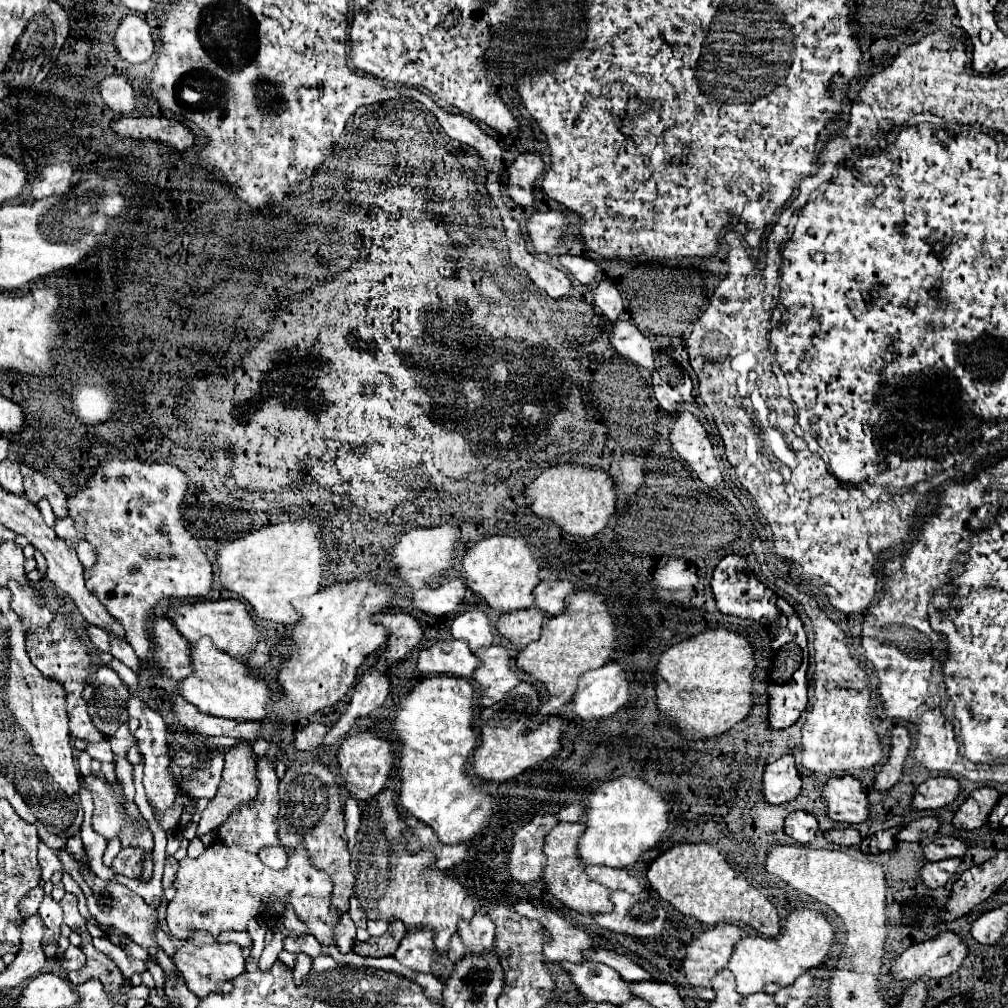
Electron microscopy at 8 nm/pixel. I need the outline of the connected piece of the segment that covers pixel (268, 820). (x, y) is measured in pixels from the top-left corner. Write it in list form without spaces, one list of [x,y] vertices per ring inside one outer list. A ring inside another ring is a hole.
[[[274,734],[268,754],[264,758],[258,758],[260,788],[258,788],[258,798],[256,798],[254,806],[250,806],[250,808],[244,806],[240,810],[234,810],[230,814],[230,818],[220,826],[220,834],[218,834],[216,842],[212,846],[208,846],[202,856],[180,860],[180,868],[178,868],[178,874],[176,874],[176,880],[174,880],[176,896],[174,896],[174,900],[170,902],[170,906],[166,910],[166,924],[168,924],[168,930],[170,930],[172,936],[176,936],[180,940],[188,940],[198,930],[210,932],[212,936],[220,936],[226,930],[246,930],[246,924],[250,920],[260,920],[260,918],[266,924],[276,924],[278,916],[272,912],[272,902],[270,902],[270,898],[274,898],[284,908],[290,904],[294,914],[300,918],[300,922],[306,924],[310,934],[322,946],[336,946],[334,928],[340,924],[340,914],[330,904],[330,890],[334,888],[334,884],[332,884],[332,878],[324,870],[318,870],[314,866],[314,862],[310,862],[310,854],[308,854],[304,842],[298,844],[294,850],[286,848],[288,866],[284,870],[268,868],[266,864],[262,864],[262,860],[258,856],[258,852],[262,848],[280,844],[280,838],[278,838],[278,816],[276,816],[278,810],[280,810],[280,798],[278,798],[278,776],[274,772],[276,754],[278,754],[278,742],[280,742],[280,736]]]

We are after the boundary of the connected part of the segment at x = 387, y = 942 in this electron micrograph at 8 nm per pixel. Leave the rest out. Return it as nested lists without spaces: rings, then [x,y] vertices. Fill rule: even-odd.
[[[390,922],[388,930],[382,936],[372,938],[370,942],[356,942],[352,950],[362,956],[374,956],[374,958],[392,956],[404,934],[406,934],[406,926],[402,926],[398,922]]]

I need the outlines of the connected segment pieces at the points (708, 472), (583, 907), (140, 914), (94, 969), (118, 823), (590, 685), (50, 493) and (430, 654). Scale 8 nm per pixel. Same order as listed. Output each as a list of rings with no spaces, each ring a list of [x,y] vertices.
[[[686,410],[674,414],[674,418],[676,420],[670,426],[670,444],[680,460],[690,464],[694,474],[710,488],[726,486],[714,454],[712,436],[702,422]]]
[[[560,822],[546,836],[544,852],[548,856],[548,864],[542,878],[548,890],[552,890],[552,894],[568,908],[574,908],[580,914],[610,912],[614,908],[614,904],[610,902],[610,890],[606,890],[606,886],[598,886],[598,882],[590,882],[590,878],[586,878],[586,866],[582,866],[582,858],[578,858],[580,836],[582,836],[582,822]]]
[[[64,850],[58,852],[58,858],[60,858],[64,870],[80,884],[80,888],[82,888],[82,892],[84,892],[84,896],[86,896],[86,904],[88,904],[90,914],[92,914],[100,924],[104,924],[104,920],[106,920],[108,926],[118,926],[118,930],[124,930],[126,934],[134,936],[134,942],[140,944],[140,946],[144,946],[144,948],[150,952],[152,960],[156,960],[156,942],[154,942],[154,932],[152,932],[152,928],[154,928],[154,924],[156,924],[156,912],[154,912],[150,906],[146,906],[144,900],[142,900],[138,894],[134,894],[132,890],[128,890],[126,886],[122,886],[122,884],[118,884],[118,882],[108,882],[108,880],[94,878],[94,884],[96,884],[104,894],[110,894],[112,904],[116,904],[116,906],[112,906],[110,912],[102,912],[102,908],[98,906],[98,902],[96,902],[96,898],[94,898],[92,888],[88,888],[86,880],[82,878],[82,874],[80,874],[80,870],[78,870],[78,862],[76,862],[68,852],[64,852]]]
[[[84,944],[80,948],[84,950],[88,962],[78,972],[68,972],[68,980],[72,984],[82,984],[82,982],[86,982],[90,978],[98,978],[98,980],[102,980],[106,994],[116,994],[120,984],[124,982],[122,972],[118,970],[118,966],[106,954],[92,948],[92,944],[88,944],[88,946]]]
[[[104,774],[86,776],[84,782],[86,788],[92,792],[92,800],[94,800],[92,828],[106,840],[118,838],[122,828],[128,824],[124,794],[118,798],[114,786],[106,782]]]
[[[608,662],[598,670],[582,674],[572,698],[574,714],[584,720],[616,714],[630,702],[630,684],[628,672],[616,662]]]
[[[20,462],[20,470],[24,474],[24,488],[26,488],[26,498],[30,504],[38,506],[42,498],[46,498],[56,514],[56,518],[66,518],[68,516],[68,496],[62,492],[60,484],[54,478],[46,478],[42,472],[30,468],[26,462]]]
[[[438,640],[418,654],[418,670],[422,674],[448,674],[472,678],[480,666],[480,658],[462,640]]]

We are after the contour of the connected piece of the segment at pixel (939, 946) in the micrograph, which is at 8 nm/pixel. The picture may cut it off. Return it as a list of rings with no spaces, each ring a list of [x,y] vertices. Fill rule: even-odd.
[[[946,930],[936,938],[910,946],[892,962],[892,976],[896,980],[914,978],[944,978],[954,974],[968,958],[970,950],[958,932]]]

